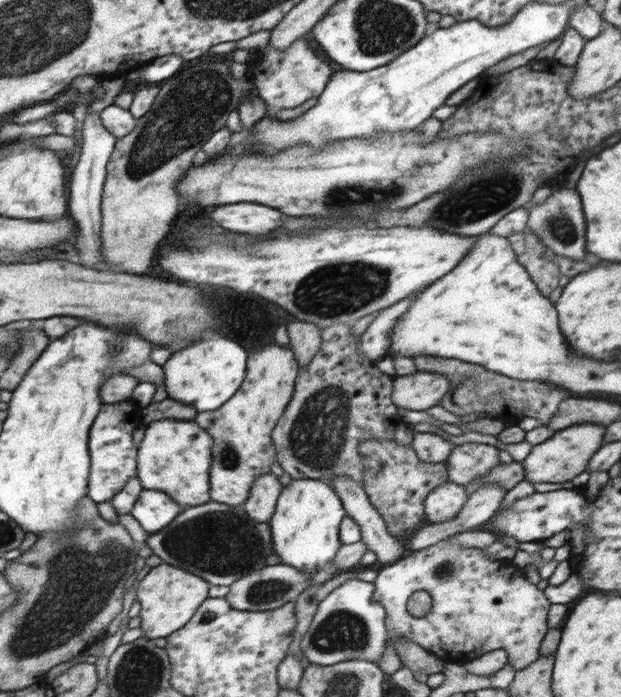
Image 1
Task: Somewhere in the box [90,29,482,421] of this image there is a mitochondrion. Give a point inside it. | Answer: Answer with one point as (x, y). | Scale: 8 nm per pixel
(198, 103)

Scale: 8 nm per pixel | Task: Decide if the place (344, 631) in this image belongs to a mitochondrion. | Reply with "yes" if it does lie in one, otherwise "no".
yes

